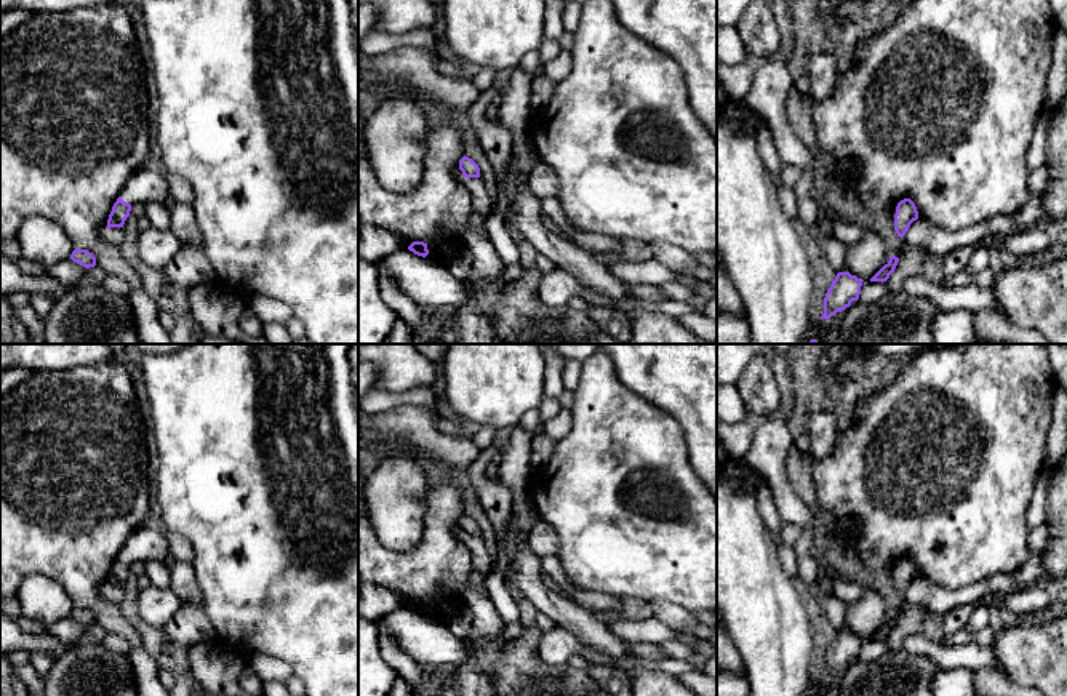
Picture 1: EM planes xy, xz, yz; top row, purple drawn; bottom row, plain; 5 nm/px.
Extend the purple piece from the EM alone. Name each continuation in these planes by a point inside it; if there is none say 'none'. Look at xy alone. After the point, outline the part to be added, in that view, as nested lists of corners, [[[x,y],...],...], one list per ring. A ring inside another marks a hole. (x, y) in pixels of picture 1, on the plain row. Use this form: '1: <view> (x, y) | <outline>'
1: xy (147, 543) | [[[141,526],[126,541],[120,552],[130,563],[165,562],[170,557],[166,533],[162,526]]]

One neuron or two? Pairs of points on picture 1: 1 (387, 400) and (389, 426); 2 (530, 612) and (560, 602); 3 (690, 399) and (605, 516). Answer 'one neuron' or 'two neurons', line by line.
1: two neurons
2: two neurons
3: two neurons

